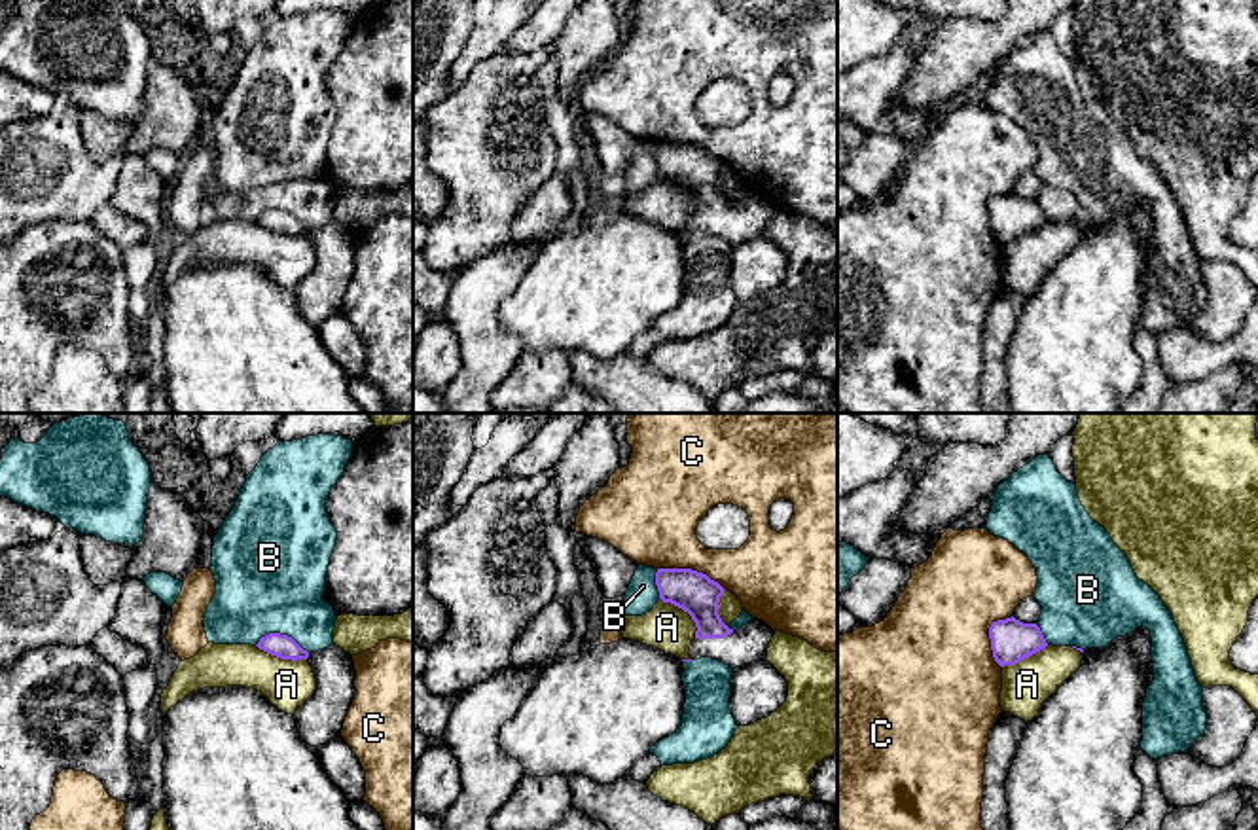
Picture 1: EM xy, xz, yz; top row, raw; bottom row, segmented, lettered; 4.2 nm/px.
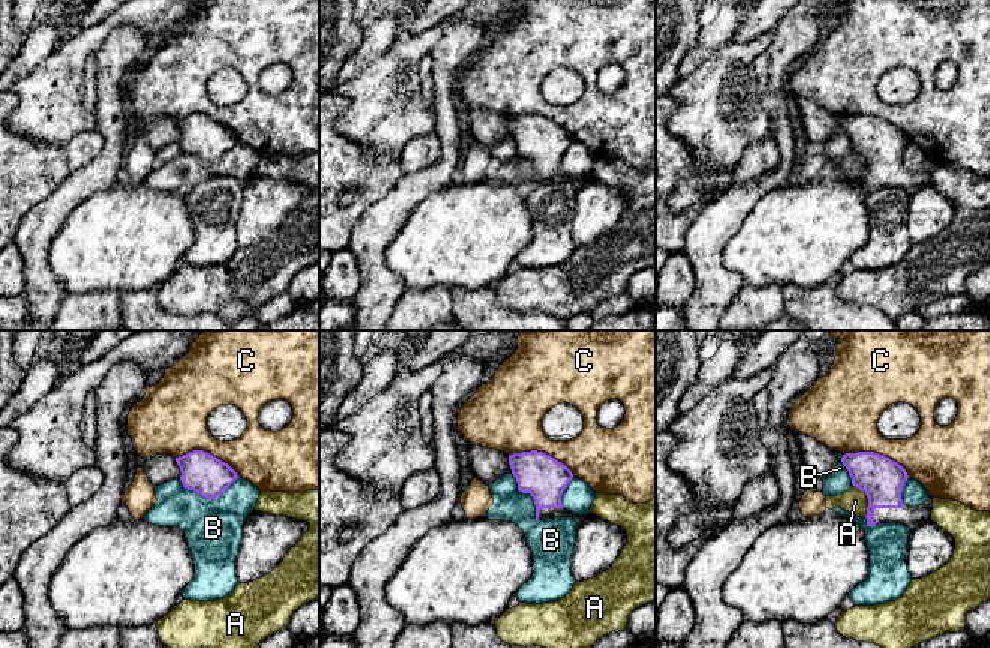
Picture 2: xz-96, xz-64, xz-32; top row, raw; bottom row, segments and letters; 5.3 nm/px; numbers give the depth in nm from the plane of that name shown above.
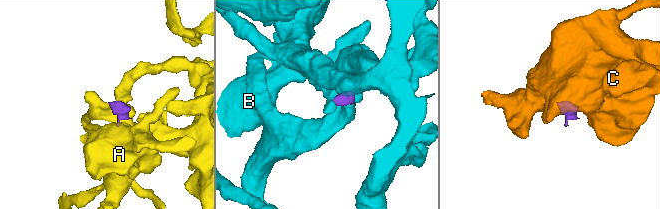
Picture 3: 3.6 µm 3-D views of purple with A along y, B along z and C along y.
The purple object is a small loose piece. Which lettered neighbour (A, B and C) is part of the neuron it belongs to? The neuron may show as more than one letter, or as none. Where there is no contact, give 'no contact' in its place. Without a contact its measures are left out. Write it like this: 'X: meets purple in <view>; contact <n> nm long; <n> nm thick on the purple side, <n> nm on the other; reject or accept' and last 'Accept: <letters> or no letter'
A: meets purple in xz; contact 240 nm long; 180 nm thick on the purple side, 200 nm on the other; reject
B: meets purple in xy; contact 240 nm long; 100 nm thick on the purple side, 460 nm on the other; reject
C: meets purple in xz; contact 300 nm long; 180 nm thick on the purple side, 360 nm on the other; reject
Accept: no letter

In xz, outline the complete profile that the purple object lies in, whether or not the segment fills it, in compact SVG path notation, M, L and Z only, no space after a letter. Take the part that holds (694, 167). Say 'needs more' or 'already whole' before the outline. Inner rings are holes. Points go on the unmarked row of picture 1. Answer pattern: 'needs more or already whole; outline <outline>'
needs more; outline M657 144L656 161L663 178L682 184L695 197L692 235L712 233L731 244L767 235L775 207L758 193L737 207L729 205L718 189L726 165L707 150L692 144Z

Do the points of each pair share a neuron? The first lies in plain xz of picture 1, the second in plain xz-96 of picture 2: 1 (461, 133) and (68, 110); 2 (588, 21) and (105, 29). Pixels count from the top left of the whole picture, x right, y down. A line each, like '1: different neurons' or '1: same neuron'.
1: same neuron
2: different neurons

